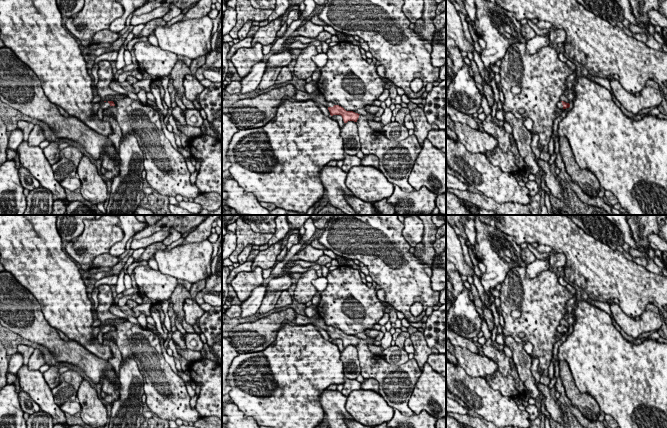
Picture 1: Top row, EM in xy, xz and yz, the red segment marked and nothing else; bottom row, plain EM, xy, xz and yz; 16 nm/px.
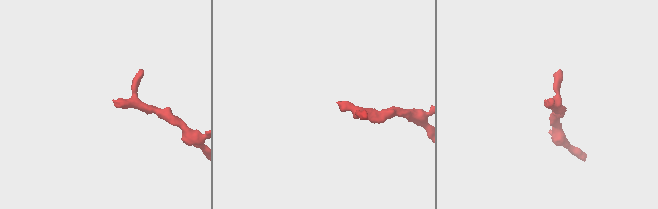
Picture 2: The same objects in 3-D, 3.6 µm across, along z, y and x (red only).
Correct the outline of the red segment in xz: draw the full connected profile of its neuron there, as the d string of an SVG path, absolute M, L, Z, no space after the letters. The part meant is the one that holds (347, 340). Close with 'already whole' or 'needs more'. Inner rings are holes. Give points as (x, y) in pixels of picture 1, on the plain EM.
M296 313L294 323L296 325L313 324L314 326L318 326L328 332L331 340L341 339L344 347L347 347L348 345L357 346L359 339L360 339L353 335L346 335L343 331L341 331L339 329L335 329L332 326L327 326L325 324L325 321L320 317L319 314L316 314L314 317L309 318L305 315Z | needs more

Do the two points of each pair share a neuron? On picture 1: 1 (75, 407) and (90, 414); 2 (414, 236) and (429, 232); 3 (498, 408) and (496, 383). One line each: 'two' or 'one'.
1: two
2: two
3: two

